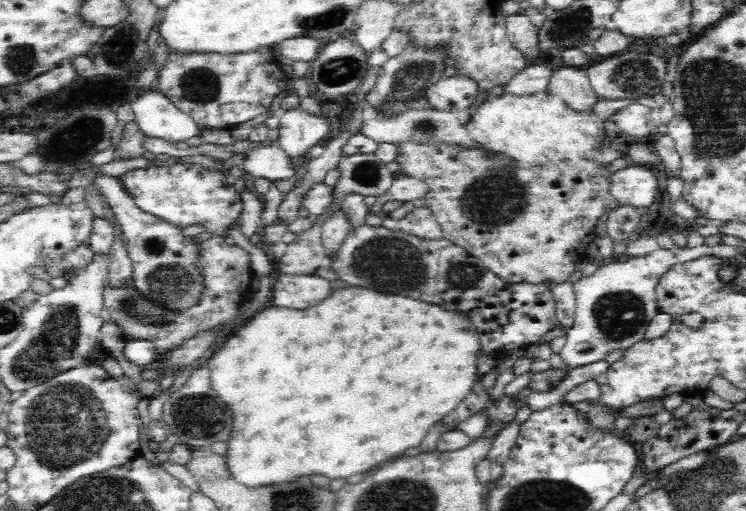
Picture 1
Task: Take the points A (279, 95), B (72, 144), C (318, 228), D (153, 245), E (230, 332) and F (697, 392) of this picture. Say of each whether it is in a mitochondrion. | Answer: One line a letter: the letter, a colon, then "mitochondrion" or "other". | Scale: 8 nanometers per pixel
A: other
B: mitochondrion
C: other
D: mitochondrion
E: other
F: other

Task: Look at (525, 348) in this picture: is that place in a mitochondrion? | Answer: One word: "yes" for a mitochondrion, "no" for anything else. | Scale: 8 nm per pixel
no

